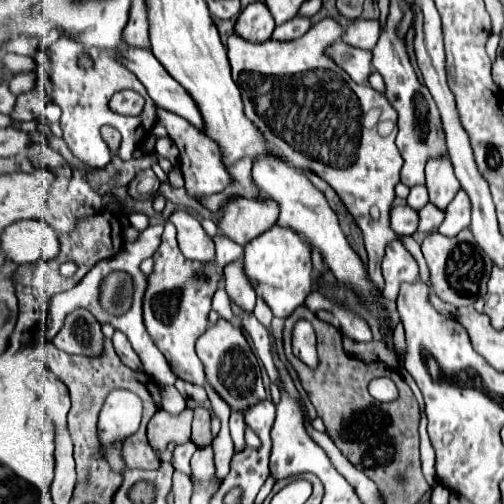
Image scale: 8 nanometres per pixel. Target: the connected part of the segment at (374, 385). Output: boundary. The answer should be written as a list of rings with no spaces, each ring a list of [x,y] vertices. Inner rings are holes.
[[[379,377],[375,381],[371,381],[369,385],[369,393],[377,399],[377,401],[383,401],[383,403],[389,403],[397,397],[397,389],[395,389],[395,383],[387,377]]]

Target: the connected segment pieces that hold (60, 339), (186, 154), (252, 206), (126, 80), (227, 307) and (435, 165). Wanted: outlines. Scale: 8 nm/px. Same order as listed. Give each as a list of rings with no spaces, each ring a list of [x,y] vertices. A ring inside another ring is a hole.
[[[77,309],[67,315],[67,323],[55,335],[53,345],[65,353],[95,357],[103,353],[101,325],[87,309]]]
[[[157,109],[157,123],[161,123],[169,137],[176,144],[179,149],[179,162],[181,163],[180,169],[183,174],[185,187],[187,193],[191,197],[205,197],[205,195],[213,195],[223,191],[229,185],[229,173],[221,161],[221,151],[217,147],[217,143],[213,139],[209,139],[203,131],[195,129],[189,121],[185,121],[183,117],[171,113],[171,111],[163,111]]]
[[[233,199],[223,207],[223,215],[219,221],[219,229],[231,241],[245,245],[269,227],[275,225],[279,215],[279,207],[275,201],[255,201],[255,199]]]
[[[59,37],[51,47],[47,47],[47,55],[49,61],[45,65],[47,73],[49,73],[47,80],[40,83],[46,93],[51,77],[53,83],[53,91],[48,94],[53,103],[57,103],[61,107],[61,129],[63,129],[63,139],[69,147],[69,151],[73,153],[73,157],[77,157],[83,165],[87,167],[103,167],[111,161],[111,151],[105,145],[105,141],[99,135],[101,125],[113,125],[115,129],[119,129],[123,141],[121,141],[121,149],[119,149],[119,157],[123,161],[129,161],[135,147],[145,141],[151,135],[151,127],[155,125],[155,103],[151,101],[151,97],[147,97],[147,91],[143,89],[143,85],[135,79],[133,73],[129,73],[121,63],[117,63],[115,53],[113,51],[105,51],[105,49],[89,49],[89,57],[93,61],[91,69],[83,69],[79,67],[79,57],[83,55],[83,47],[69,39],[69,37]],[[121,89],[133,89],[135,93],[139,93],[145,99],[143,111],[137,117],[125,117],[113,113],[107,103],[111,99],[113,93],[121,91]]]
[[[217,289],[213,295],[213,311],[219,313],[219,317],[227,319],[227,321],[235,321],[235,315],[231,311],[231,301],[225,293],[225,289]]]
[[[449,157],[429,159],[425,167],[425,177],[427,177],[425,187],[429,191],[429,203],[433,203],[437,209],[445,209],[455,197],[455,193],[461,189]]]

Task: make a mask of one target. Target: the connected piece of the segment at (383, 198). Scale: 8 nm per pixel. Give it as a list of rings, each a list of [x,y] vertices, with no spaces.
[[[327,17],[311,27],[307,35],[293,41],[269,39],[263,43],[249,43],[239,35],[231,35],[227,39],[227,57],[233,81],[241,89],[245,115],[259,127],[265,139],[283,153],[289,165],[295,169],[311,169],[325,179],[353,215],[369,255],[369,279],[382,292],[384,279],[380,266],[385,245],[399,239],[389,227],[389,209],[395,199],[393,189],[399,183],[403,157],[395,147],[397,131],[379,137],[377,129],[365,129],[361,119],[369,109],[379,109],[379,117],[385,121],[395,121],[397,113],[383,93],[367,85],[357,85],[325,55],[325,49],[339,41],[341,33],[343,27]]]

